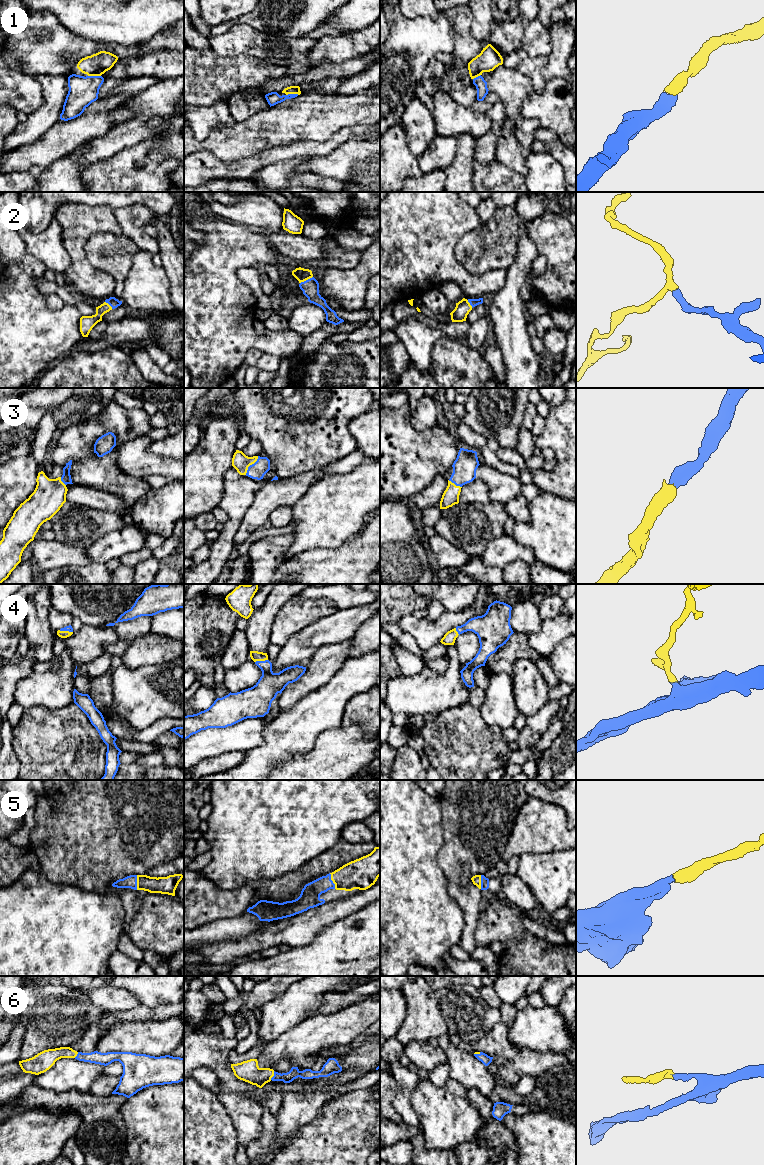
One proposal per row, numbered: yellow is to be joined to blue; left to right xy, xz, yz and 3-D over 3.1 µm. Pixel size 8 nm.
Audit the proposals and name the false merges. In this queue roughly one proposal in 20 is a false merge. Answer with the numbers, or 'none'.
6

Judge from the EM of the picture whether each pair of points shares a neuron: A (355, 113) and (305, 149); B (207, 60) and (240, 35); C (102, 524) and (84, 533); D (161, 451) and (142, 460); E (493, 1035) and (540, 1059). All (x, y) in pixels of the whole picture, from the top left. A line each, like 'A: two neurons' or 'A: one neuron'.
A: two neurons
B: two neurons
C: one neuron
D: two neurons
E: one neuron

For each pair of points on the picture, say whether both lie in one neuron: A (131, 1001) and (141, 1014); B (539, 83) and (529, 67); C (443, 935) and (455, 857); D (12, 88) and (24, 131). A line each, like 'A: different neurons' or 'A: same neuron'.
A: different neurons
B: same neuron
C: different neurons
D: different neurons

